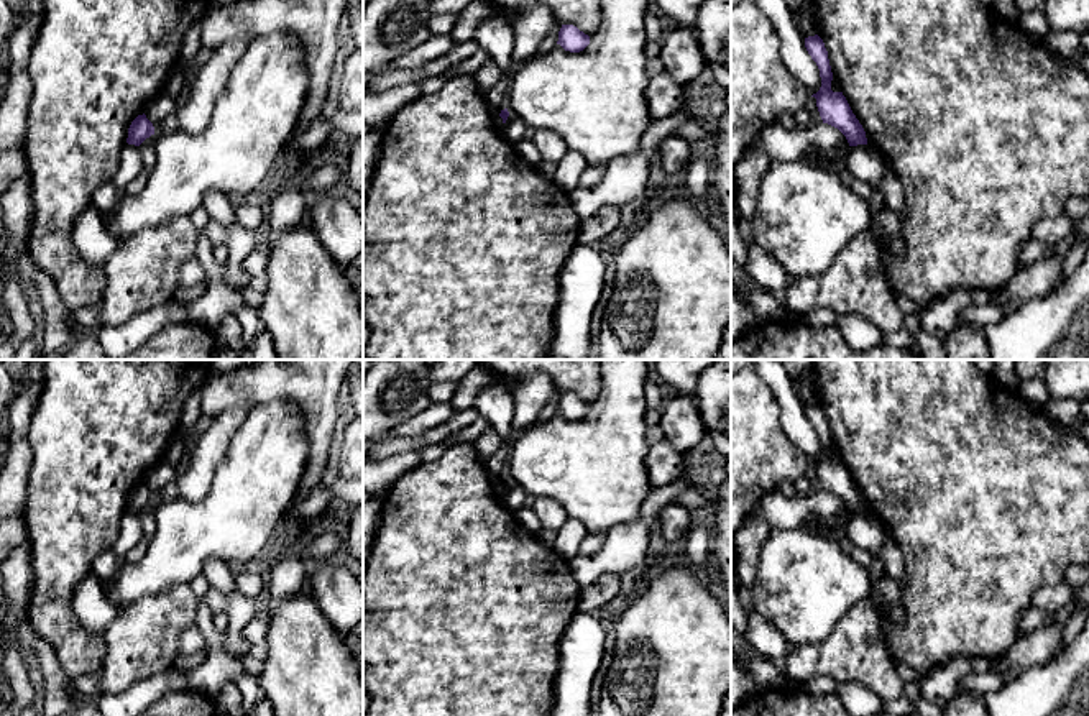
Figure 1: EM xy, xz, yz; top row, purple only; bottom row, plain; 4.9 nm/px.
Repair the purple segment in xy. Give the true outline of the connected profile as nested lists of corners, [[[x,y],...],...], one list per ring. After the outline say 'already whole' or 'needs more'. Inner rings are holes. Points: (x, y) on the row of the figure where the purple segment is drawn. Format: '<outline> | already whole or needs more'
[[[138,115],[130,128],[128,128],[128,138],[126,143],[128,145],[135,145],[140,146],[146,138],[149,138],[151,135],[154,135],[154,126],[153,123],[146,118],[146,115]]] | already whole

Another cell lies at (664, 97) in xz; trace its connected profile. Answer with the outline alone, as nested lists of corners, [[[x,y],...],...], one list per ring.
[[[665,71],[650,77],[646,85],[646,103],[650,117],[667,118],[680,112],[685,103],[683,87]]]

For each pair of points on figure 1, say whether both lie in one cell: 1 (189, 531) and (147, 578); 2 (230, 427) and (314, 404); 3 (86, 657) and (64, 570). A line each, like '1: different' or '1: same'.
1: same
2: different
3: same

